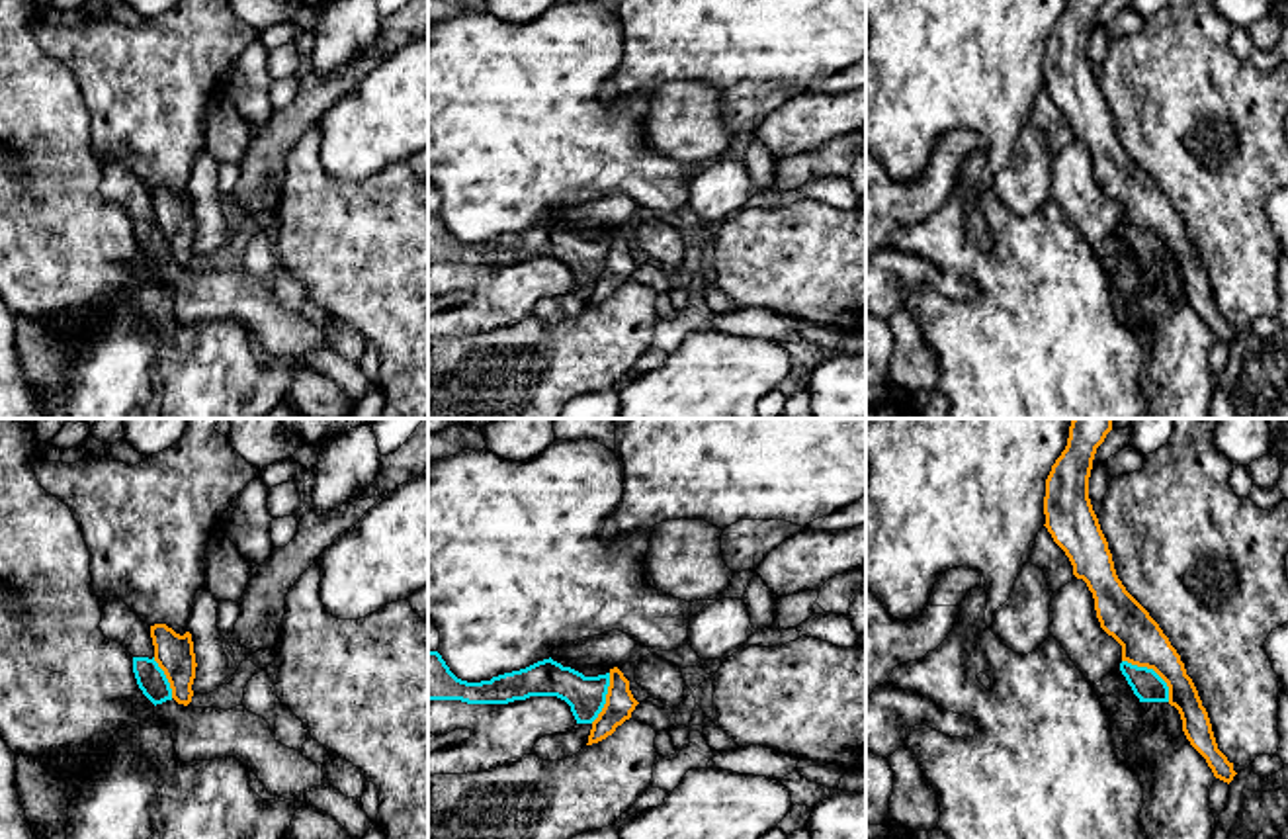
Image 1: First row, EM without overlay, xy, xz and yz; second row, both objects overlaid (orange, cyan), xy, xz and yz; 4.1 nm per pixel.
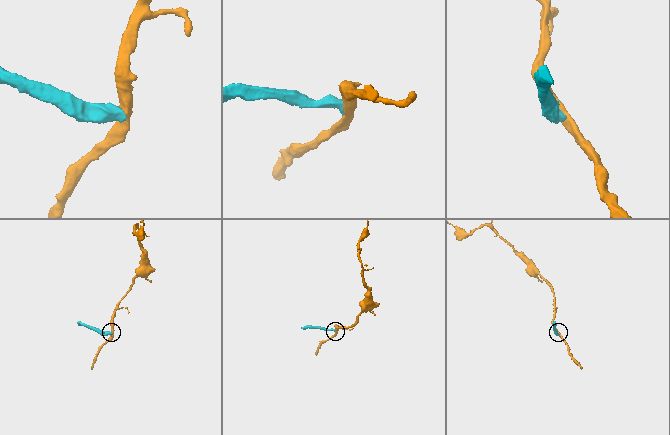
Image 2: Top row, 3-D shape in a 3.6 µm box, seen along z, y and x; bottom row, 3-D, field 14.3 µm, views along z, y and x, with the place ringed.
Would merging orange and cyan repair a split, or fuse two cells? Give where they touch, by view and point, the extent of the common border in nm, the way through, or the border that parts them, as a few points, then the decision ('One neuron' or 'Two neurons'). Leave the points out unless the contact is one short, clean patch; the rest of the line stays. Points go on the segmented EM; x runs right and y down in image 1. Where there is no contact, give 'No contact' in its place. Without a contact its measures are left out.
Touches orange at yz (1154, 669). Shared border 260 nm. Boundary: yz (1122, 660), (1150, 667), (1165, 683), (1169, 701). Two neurons

